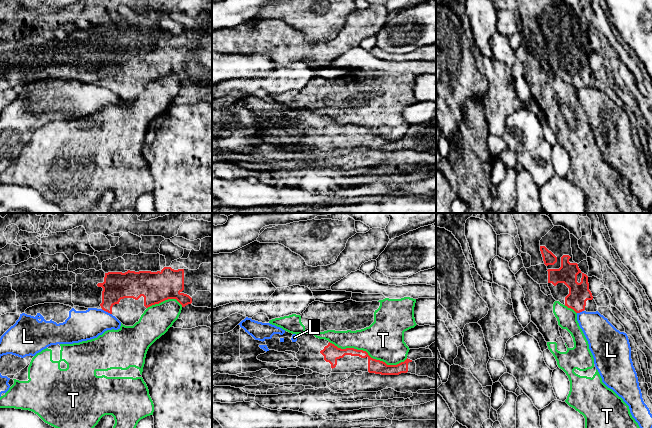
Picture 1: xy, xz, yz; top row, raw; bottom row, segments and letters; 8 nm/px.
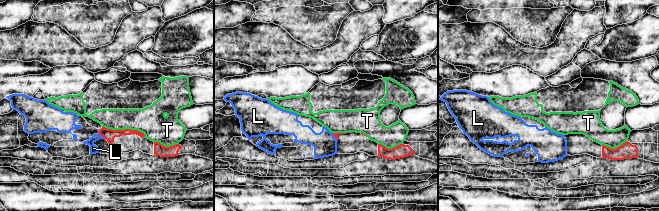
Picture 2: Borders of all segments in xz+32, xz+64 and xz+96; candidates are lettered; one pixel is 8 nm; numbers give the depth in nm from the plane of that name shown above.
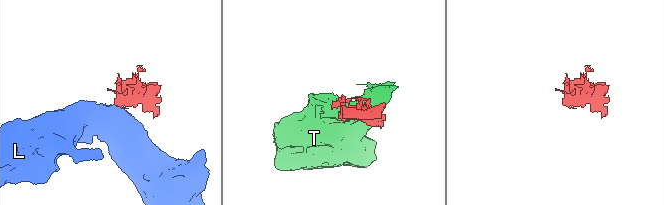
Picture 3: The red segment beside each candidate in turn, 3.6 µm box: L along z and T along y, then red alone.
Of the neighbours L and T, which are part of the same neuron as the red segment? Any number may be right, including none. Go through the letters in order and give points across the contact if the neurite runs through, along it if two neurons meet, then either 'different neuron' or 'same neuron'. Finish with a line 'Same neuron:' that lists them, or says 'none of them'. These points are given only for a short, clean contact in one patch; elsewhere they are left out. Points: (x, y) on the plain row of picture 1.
L: border xy (101, 85), (111, 90); different neuron
T: different neuron
Same neuron: none of them

